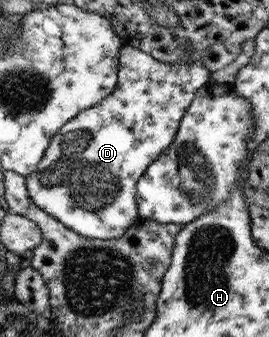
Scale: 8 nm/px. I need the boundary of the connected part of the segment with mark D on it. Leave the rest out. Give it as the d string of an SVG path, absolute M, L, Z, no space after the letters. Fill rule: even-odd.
M123 46L118 85L112 95L68 121L51 138L51 144L35 172L25 177L25 188L34 204L88 239L108 240L122 236L138 216L136 182L150 165L167 152L175 140L184 113L198 91L210 81L211 73L200 62L164 63L135 47Z

